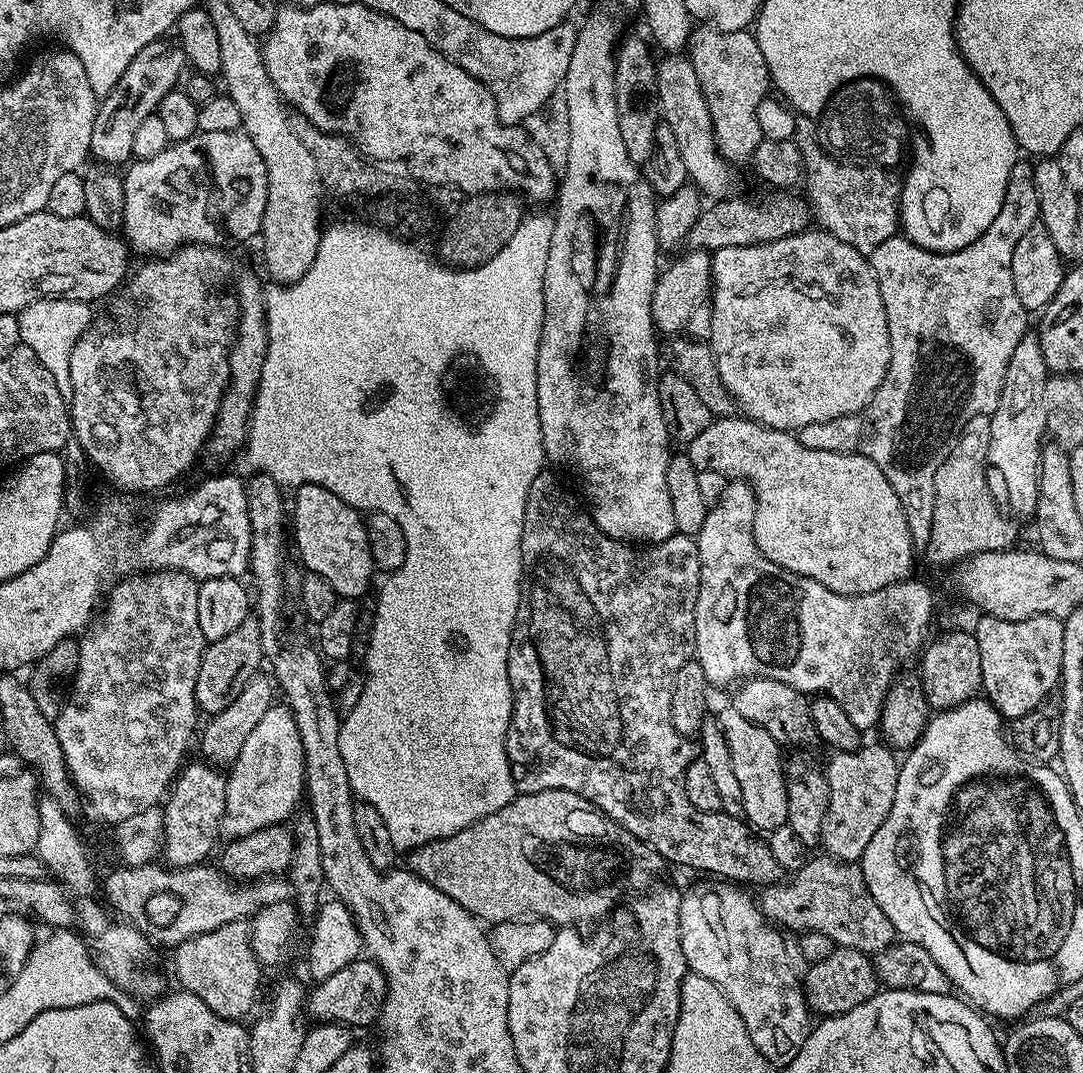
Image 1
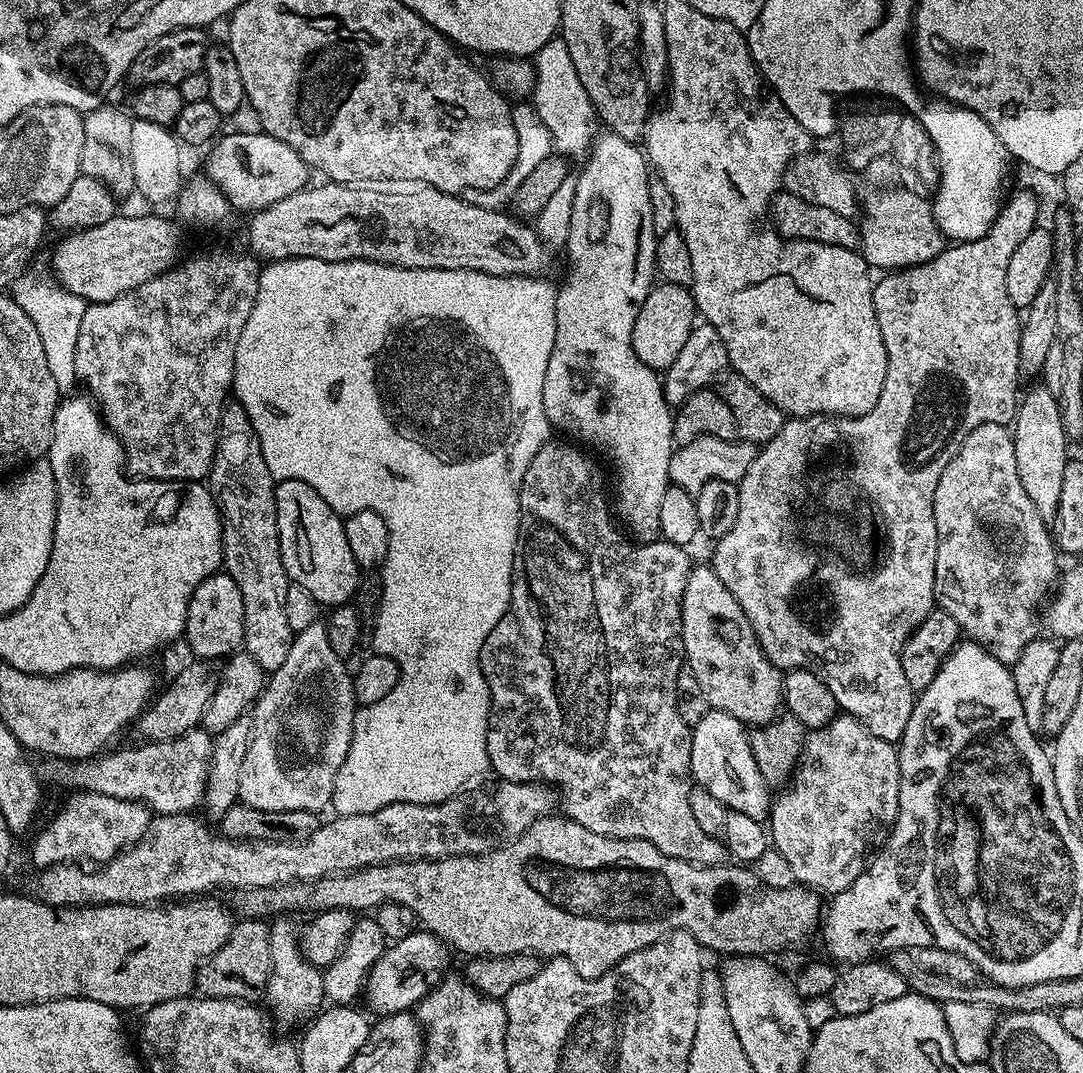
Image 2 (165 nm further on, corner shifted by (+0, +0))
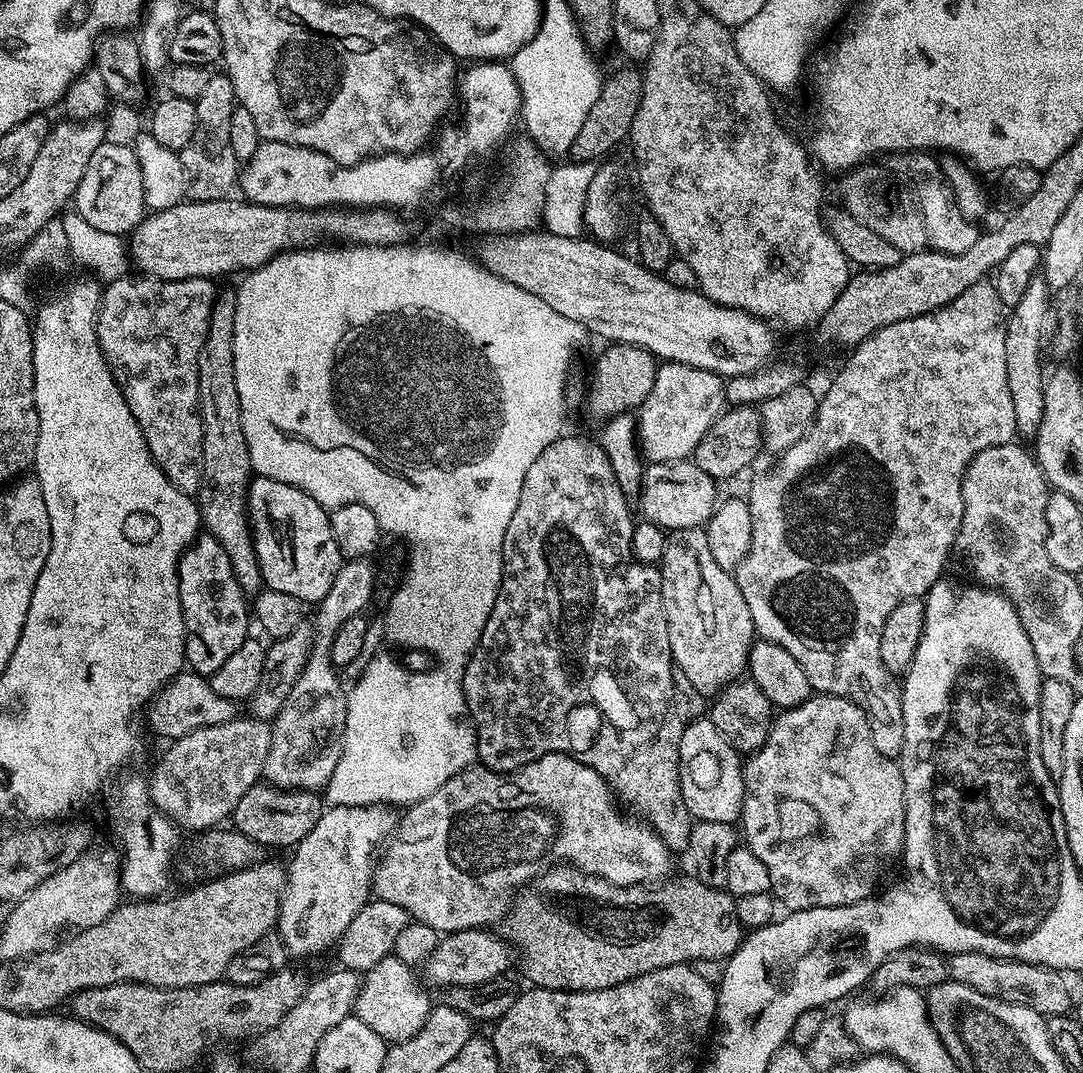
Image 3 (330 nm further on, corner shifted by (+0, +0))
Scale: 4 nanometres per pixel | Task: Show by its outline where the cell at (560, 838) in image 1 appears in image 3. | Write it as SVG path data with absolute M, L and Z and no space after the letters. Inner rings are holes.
M548 866L539 874L532 877L511 897L512 909L504 920L504 932L502 936L514 949L514 956L520 959L520 968L529 981L529 985L537 988L553 988L559 992L593 992L594 990L606 990L610 986L618 986L635 976L641 976L644 972L658 970L662 966L674 966L675 964L692 964L697 960L727 961L738 950L742 939L742 921L736 910L737 901L731 892L723 887L712 887L689 874L681 880L665 879L663 882L643 882L641 884L612 884L600 876L592 876L580 868L571 866Z

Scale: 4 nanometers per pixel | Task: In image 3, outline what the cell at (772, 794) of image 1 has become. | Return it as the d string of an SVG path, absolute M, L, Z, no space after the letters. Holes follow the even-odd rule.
M696 718L691 722L685 723L684 733L680 739L680 789L682 790L682 802L686 802L686 810L692 815L693 821L706 820L708 822L735 825L741 819L744 811L744 769L742 767L742 756L741 753L733 748L730 741L722 738L718 726L714 726L714 722L710 718Z

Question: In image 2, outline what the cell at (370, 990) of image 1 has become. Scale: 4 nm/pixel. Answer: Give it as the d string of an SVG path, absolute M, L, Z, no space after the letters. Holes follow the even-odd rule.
M409 931L406 938L389 943L374 962L372 969L368 971L368 978L364 981L362 1000L368 1003L369 1013L376 1012L377 1017L382 1017L415 1009L420 999L430 989L436 987L449 971L448 945L433 932L419 931Z

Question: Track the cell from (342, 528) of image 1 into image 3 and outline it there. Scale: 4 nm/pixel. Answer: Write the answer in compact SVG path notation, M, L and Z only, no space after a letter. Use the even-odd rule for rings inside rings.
M256 476L248 486L248 522L254 533L264 588L282 590L282 594L294 594L294 598L308 606L326 598L326 590L334 586L334 578L342 563L338 542L334 542L334 530L330 530L329 509L314 502L310 494L294 486L286 486L286 482L274 482L274 478Z

